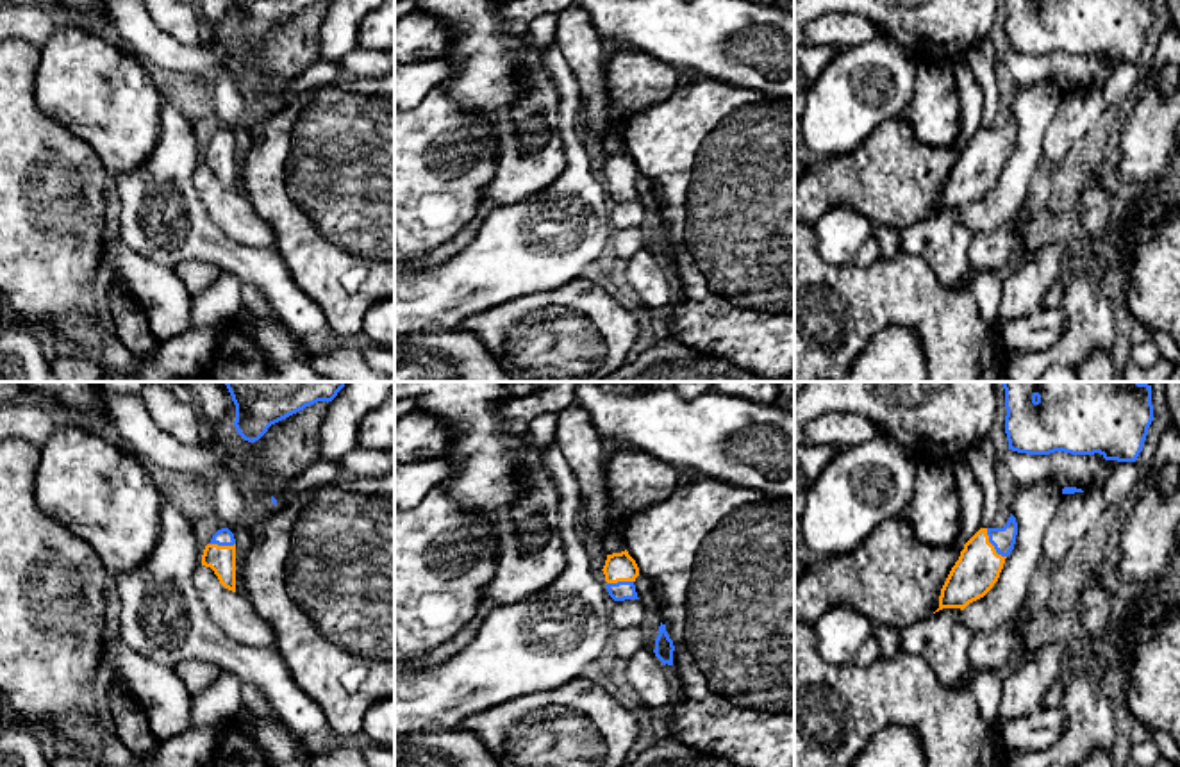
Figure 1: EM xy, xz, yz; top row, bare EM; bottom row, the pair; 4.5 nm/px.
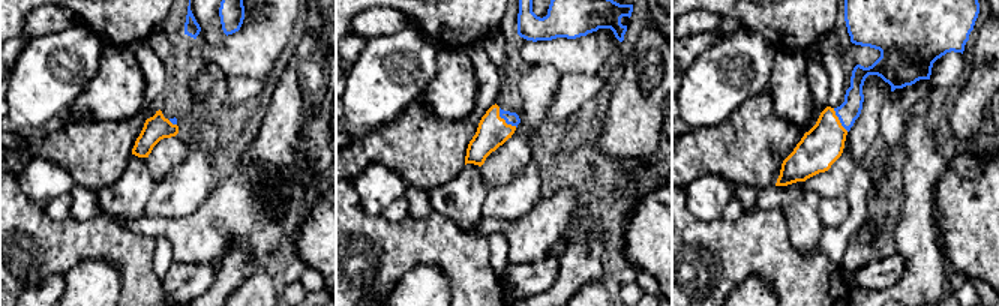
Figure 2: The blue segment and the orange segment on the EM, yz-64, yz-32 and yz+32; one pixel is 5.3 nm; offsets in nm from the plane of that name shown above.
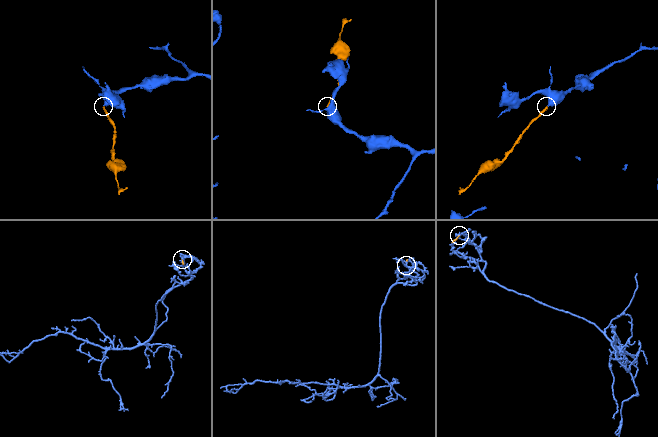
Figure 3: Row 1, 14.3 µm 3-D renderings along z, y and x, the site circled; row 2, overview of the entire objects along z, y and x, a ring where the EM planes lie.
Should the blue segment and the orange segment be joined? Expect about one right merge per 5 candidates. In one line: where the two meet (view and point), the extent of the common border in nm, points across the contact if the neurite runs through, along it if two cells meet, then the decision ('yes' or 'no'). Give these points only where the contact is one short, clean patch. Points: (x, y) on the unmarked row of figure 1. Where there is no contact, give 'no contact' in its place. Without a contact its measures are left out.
contact yz (991, 143); length 160 nm; way yz (1004, 140), (991, 143), (979, 166); yes

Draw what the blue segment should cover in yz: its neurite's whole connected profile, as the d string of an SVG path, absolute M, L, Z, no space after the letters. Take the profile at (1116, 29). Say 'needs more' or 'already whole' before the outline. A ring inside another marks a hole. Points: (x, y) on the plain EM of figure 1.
already whole; M1005 0L1009 50L1100 54L1135 62L1153 21L1151 0Z

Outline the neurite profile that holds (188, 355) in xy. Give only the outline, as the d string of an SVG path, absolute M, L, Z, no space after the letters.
M189 326L180 335L159 342L150 359L134 357L134 375L141 382L186 382L205 375L216 348L229 335L227 326Z

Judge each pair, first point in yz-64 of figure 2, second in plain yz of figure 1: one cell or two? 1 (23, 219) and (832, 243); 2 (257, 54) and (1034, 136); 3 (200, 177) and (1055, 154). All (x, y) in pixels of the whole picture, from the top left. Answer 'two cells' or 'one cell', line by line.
1: two cells
2: two cells
3: two cells

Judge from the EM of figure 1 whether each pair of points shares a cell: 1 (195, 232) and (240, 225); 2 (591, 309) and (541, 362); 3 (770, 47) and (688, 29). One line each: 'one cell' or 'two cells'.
1: two cells
2: one cell
3: one cell

